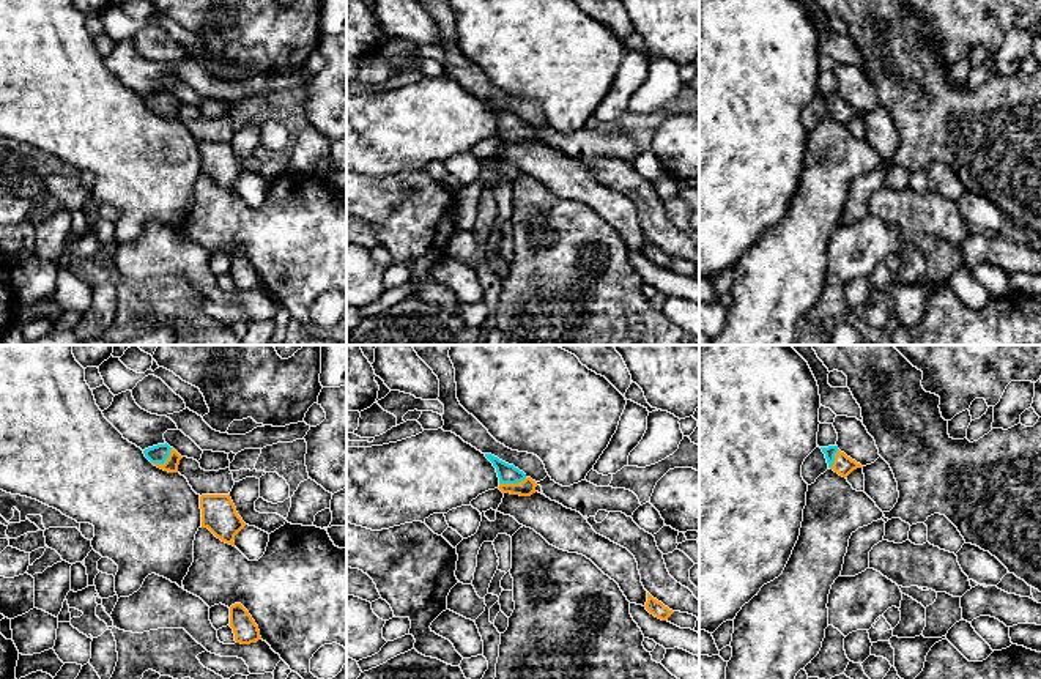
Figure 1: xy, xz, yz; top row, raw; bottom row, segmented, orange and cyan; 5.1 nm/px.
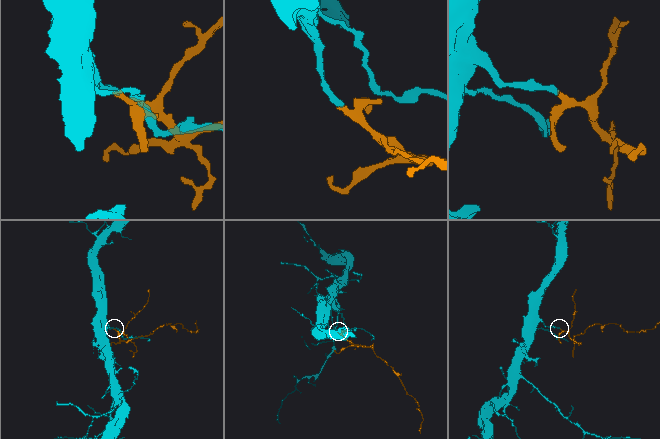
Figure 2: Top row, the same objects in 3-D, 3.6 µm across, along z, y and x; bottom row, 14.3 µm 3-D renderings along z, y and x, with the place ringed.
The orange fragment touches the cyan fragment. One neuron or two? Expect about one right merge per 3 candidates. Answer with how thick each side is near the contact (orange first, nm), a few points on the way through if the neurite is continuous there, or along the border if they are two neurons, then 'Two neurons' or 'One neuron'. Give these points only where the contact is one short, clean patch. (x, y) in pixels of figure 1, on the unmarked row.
Thickness 70 nm (orange) against 100 nm. Path across: xy (170, 112), (166, 107), (158, 101). One neuron

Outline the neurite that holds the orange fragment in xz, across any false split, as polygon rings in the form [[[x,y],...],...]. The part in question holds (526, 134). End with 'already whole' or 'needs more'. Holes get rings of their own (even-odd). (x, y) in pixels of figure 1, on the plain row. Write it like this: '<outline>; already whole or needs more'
[[[485,101],[485,104],[493,110],[499,124],[499,137],[502,140],[531,143],[535,140],[535,128],[528,124],[523,118],[509,112],[491,101]]]; needs more

